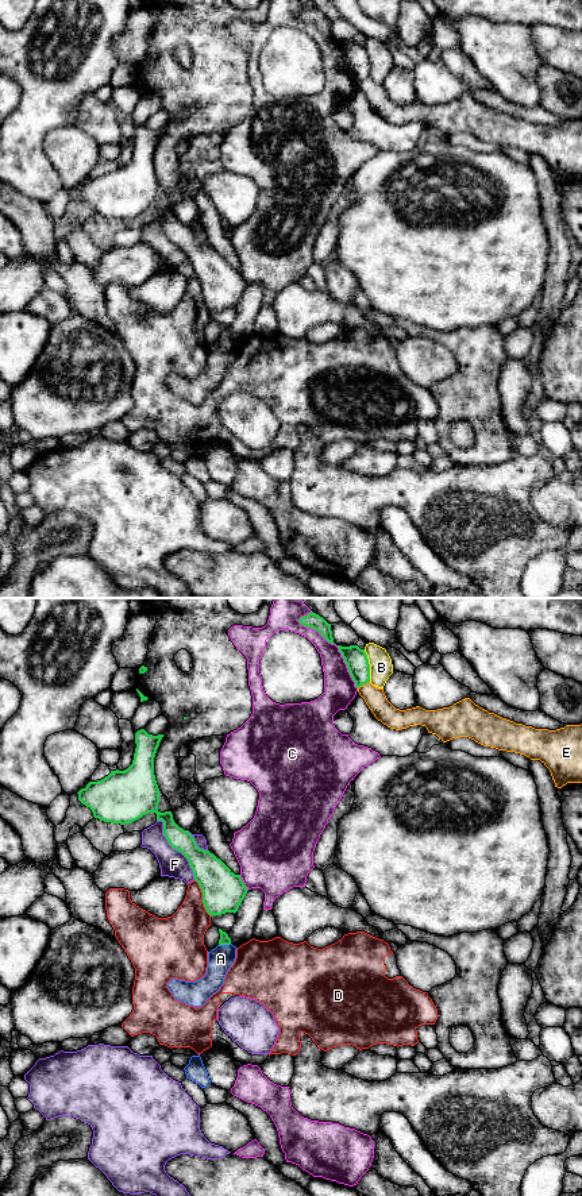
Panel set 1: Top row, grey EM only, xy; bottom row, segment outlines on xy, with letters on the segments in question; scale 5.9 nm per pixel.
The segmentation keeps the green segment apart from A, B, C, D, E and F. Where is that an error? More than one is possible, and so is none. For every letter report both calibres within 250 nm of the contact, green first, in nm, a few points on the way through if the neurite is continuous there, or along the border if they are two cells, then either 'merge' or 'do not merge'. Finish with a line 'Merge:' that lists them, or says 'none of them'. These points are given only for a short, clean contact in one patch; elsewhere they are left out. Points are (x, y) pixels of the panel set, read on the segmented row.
A: 60/150 nm | along xy (230, 942), (219, 945) | do not merge
B: 130/140 nm | do not merge
C: 90/190 nm | do not merge
D: 260/260 nm | do not merge
E: 130/120 nm | along xy (369, 681), (358, 689) | do not merge
F: 190/160 nm | do not merge
Merge: none of them

